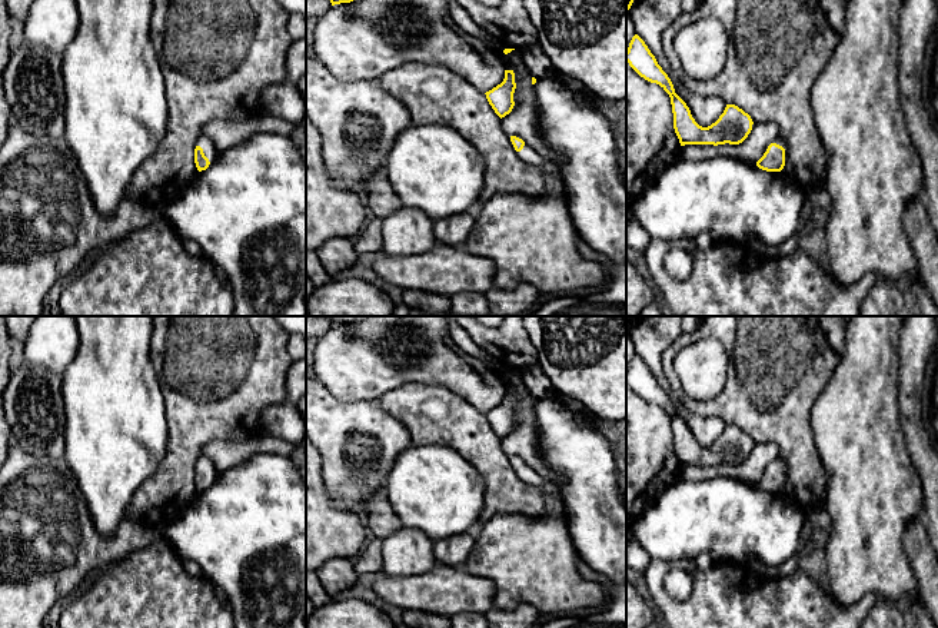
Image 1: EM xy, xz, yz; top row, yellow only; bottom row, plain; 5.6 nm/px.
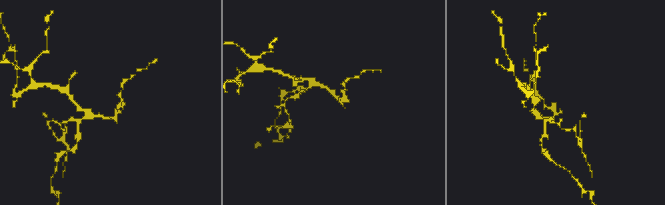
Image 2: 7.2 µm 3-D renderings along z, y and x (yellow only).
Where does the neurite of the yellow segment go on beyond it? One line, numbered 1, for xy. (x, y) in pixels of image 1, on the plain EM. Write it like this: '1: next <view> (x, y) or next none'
1: next xy (209, 469)

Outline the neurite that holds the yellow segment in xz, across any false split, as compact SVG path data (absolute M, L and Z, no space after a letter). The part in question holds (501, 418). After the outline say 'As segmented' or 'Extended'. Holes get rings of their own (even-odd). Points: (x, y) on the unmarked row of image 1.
M505 391L503 402L485 413L489 425L500 439L509 435L515 426L515 409L516 403L513 391Z. As segmented

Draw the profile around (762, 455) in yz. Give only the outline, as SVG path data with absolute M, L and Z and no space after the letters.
M754 443L748 458L739 465L685 465L679 468L679 476L693 482L714 478L731 478L735 481L756 484L768 466L778 458L779 449L774 443Z

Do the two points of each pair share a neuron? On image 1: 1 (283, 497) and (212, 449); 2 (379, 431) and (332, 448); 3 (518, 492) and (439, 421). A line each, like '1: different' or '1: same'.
1: different
2: same
3: same

